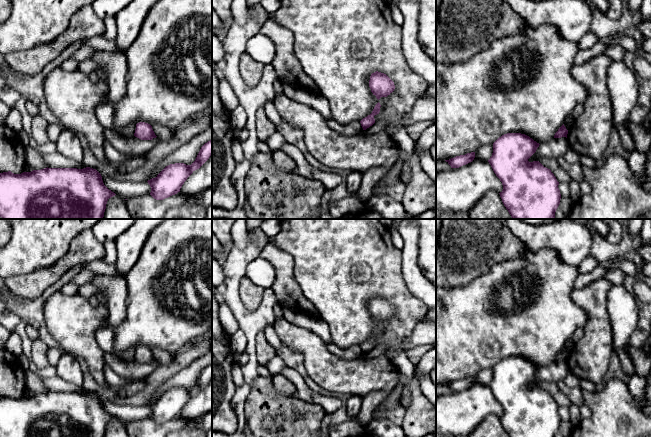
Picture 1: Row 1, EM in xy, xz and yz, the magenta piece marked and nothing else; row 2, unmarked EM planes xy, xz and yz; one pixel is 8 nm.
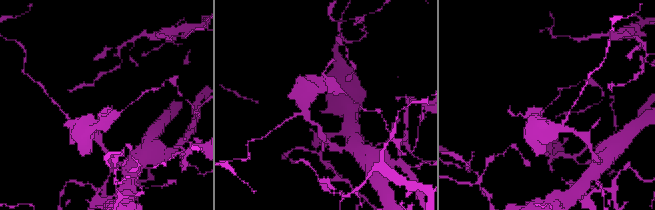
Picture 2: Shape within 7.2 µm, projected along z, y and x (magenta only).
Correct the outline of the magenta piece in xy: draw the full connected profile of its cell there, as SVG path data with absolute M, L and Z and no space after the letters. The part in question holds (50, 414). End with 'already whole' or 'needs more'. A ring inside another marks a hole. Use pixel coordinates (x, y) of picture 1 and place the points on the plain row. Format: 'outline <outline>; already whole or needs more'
outline M90 391L0 397L0 437L104 437L108 423L115 419L104 409L101 398Z; already whole

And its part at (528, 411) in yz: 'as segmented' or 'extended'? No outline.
as segmented

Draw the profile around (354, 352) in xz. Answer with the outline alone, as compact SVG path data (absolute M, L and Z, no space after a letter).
M326 343L326 347L331 353L345 360L354 360L363 355L360 345L343 349L334 343Z

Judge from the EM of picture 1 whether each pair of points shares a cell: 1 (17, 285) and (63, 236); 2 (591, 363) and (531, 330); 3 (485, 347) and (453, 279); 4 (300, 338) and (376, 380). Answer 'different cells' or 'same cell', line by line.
1: different cells
2: different cells
3: different cells
4: same cell

